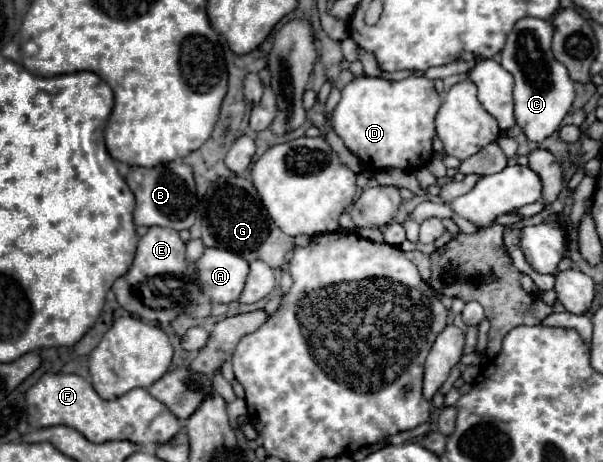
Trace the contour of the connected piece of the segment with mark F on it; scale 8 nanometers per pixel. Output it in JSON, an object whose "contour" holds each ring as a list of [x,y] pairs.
{"contour":[[[43,374],[35,386],[27,390],[27,412],[29,412],[29,424],[33,428],[45,428],[45,426],[71,426],[79,430],[89,442],[101,444],[101,442],[111,442],[111,440],[129,440],[137,446],[149,446],[149,444],[163,444],[171,442],[175,434],[181,430],[181,420],[163,406],[157,398],[153,398],[145,388],[133,388],[127,394],[123,394],[117,400],[103,400],[99,394],[93,390],[91,382],[77,376],[77,374]]]}

